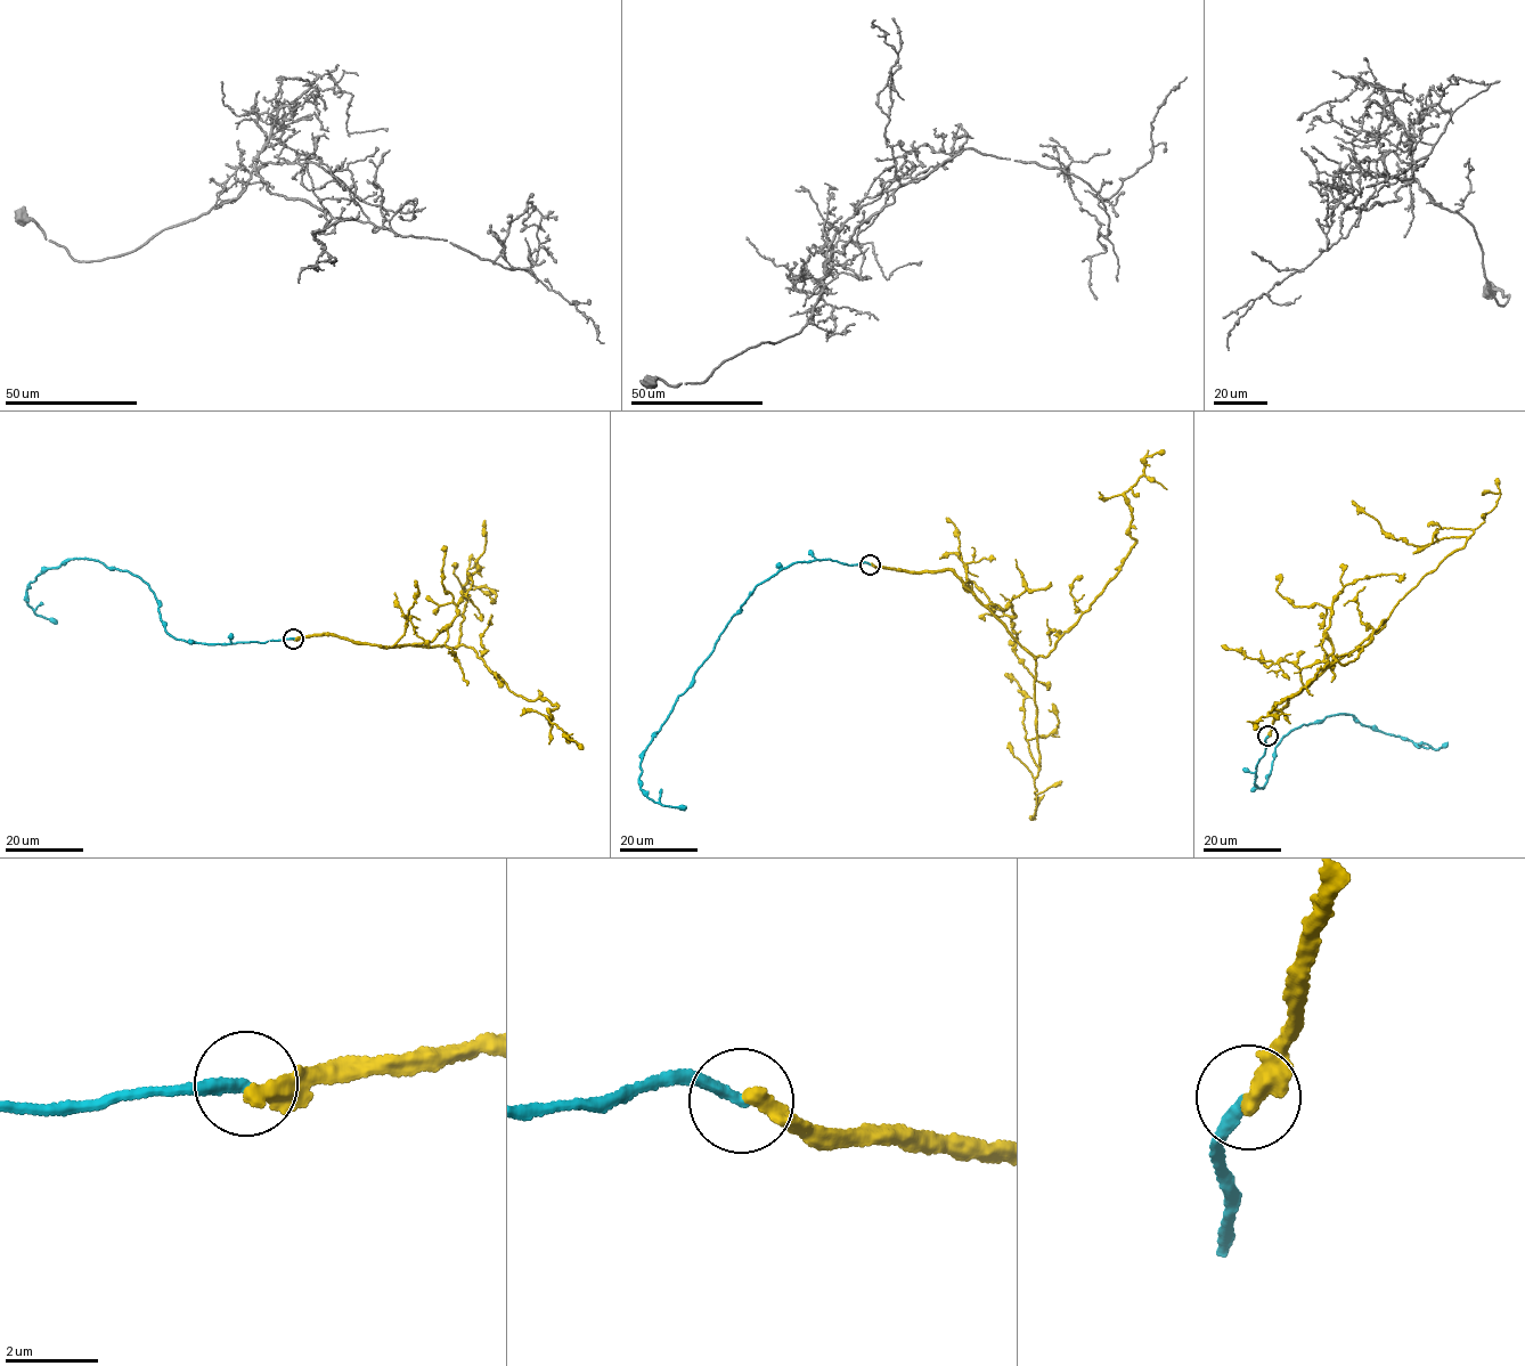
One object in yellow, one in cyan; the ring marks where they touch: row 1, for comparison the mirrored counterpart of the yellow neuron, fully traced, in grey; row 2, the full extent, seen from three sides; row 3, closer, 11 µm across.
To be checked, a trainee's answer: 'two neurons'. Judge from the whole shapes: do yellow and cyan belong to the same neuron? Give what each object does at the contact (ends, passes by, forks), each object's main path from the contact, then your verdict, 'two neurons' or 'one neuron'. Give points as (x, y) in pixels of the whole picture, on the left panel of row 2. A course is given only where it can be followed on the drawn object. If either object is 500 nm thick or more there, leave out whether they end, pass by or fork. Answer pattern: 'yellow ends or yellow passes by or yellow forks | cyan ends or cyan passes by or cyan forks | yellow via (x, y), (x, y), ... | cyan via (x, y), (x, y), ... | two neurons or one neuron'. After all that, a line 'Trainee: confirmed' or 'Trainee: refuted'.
yellow ends | cyan ends | yellow via (294, 637), (329, 634), (388, 648), (469, 647), (510, 691), (557, 706), (547, 718), (582, 749) | cyan via (293, 637), (188, 642), (166, 632), (148, 584), (75, 559), (26, 588), (35, 615), (57, 621) | two neurons
Trainee: confirmed

